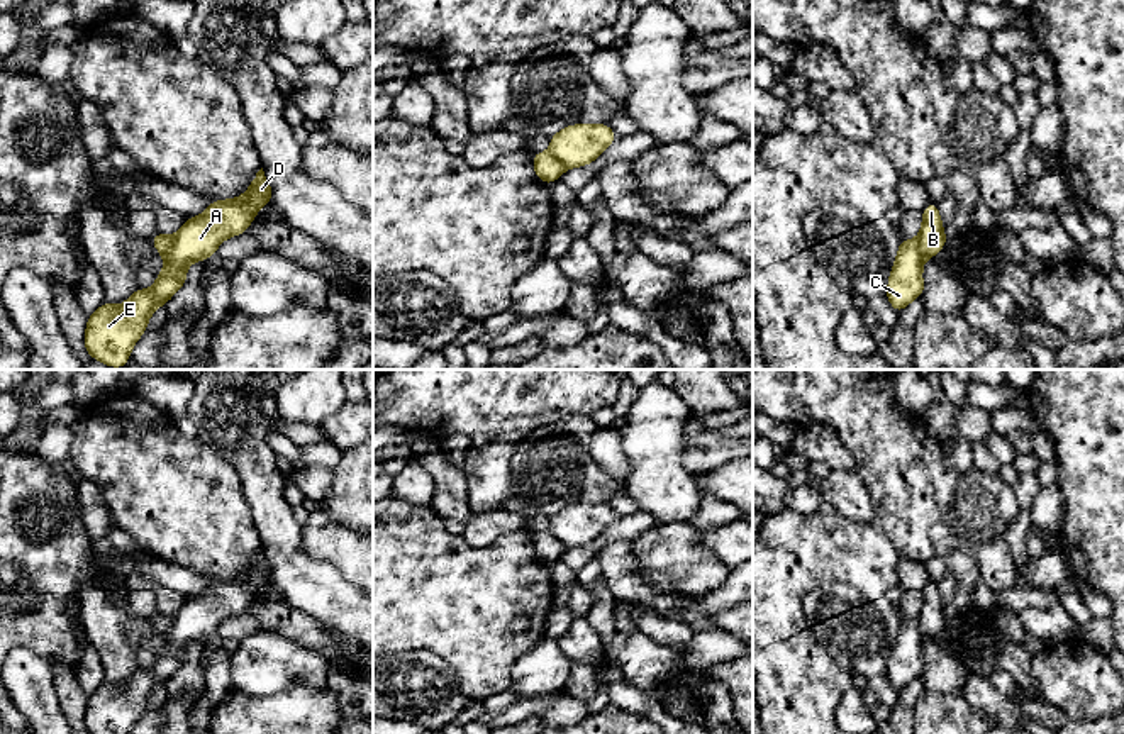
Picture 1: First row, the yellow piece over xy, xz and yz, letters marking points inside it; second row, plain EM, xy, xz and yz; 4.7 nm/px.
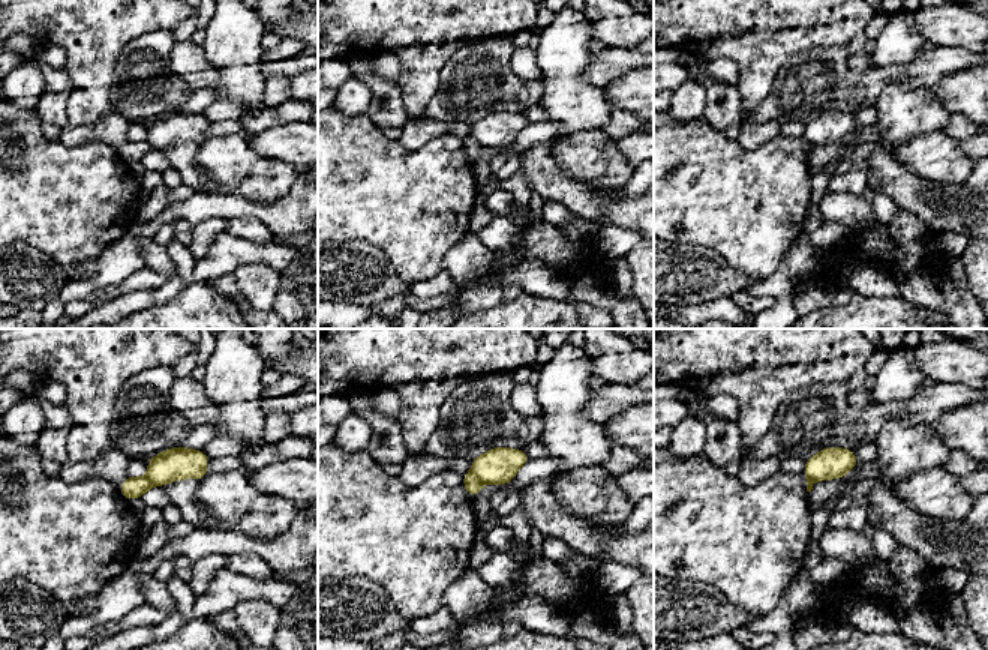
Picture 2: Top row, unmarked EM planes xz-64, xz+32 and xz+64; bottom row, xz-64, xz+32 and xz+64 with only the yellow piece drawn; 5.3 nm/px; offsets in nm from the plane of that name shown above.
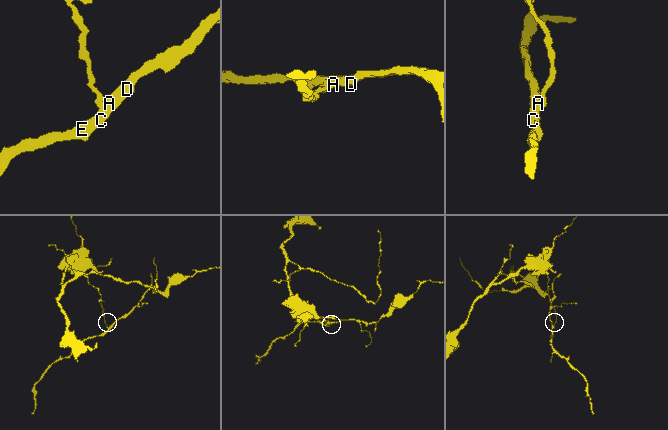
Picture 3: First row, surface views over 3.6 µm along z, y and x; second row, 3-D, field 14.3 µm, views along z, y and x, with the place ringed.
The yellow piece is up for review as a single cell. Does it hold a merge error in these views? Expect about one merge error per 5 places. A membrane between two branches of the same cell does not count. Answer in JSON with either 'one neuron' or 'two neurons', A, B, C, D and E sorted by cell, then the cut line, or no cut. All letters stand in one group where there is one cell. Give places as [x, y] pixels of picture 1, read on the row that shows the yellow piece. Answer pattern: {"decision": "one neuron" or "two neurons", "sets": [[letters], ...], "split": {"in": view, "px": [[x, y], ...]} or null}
{"decision": "two neurons", "sets": [["A", "C", "D", "E"], ["B"]], "split": {"in": "yz", "px": [[916, 239], [924, 258]]}}

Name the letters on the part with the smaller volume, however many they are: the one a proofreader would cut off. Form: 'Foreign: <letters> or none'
Foreign: A, C, D, E

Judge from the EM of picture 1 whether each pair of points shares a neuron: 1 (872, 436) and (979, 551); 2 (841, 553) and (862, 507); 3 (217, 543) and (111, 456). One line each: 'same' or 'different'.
1: same
2: different
3: same

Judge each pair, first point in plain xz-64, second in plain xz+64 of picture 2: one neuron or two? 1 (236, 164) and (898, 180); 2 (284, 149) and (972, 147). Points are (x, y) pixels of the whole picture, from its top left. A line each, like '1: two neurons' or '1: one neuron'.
1: two neurons
2: one neuron

